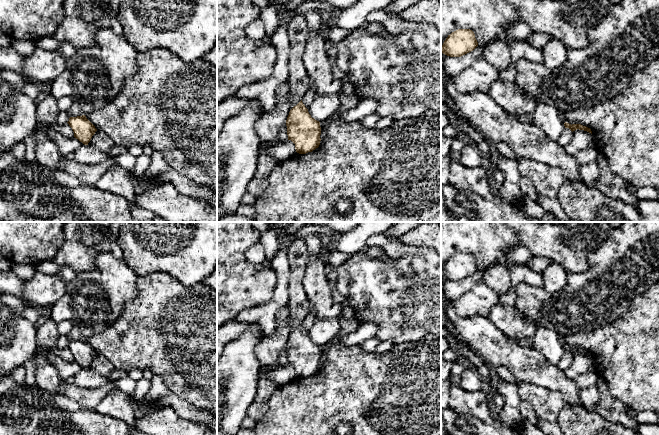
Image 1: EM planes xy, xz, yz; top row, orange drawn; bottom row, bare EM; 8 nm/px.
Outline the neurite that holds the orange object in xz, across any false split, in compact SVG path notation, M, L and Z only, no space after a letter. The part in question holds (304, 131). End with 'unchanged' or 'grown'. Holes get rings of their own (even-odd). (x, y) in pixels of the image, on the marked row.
M302 100L294 106L286 120L288 140L295 144L296 152L306 154L320 145L320 122L311 117Z; unchanged

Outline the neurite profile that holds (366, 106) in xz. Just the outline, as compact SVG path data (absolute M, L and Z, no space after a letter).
M370 98L360 99L358 104L345 112L337 112L325 121L320 122L320 127L329 123L331 120L337 121L360 121L364 117L375 113L378 106L378 101Z

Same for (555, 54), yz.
M550 39L541 49L543 64L549 69L559 68L568 59L568 48L557 39Z

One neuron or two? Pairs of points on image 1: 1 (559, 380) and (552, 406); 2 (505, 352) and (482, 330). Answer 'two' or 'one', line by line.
1: two
2: one

